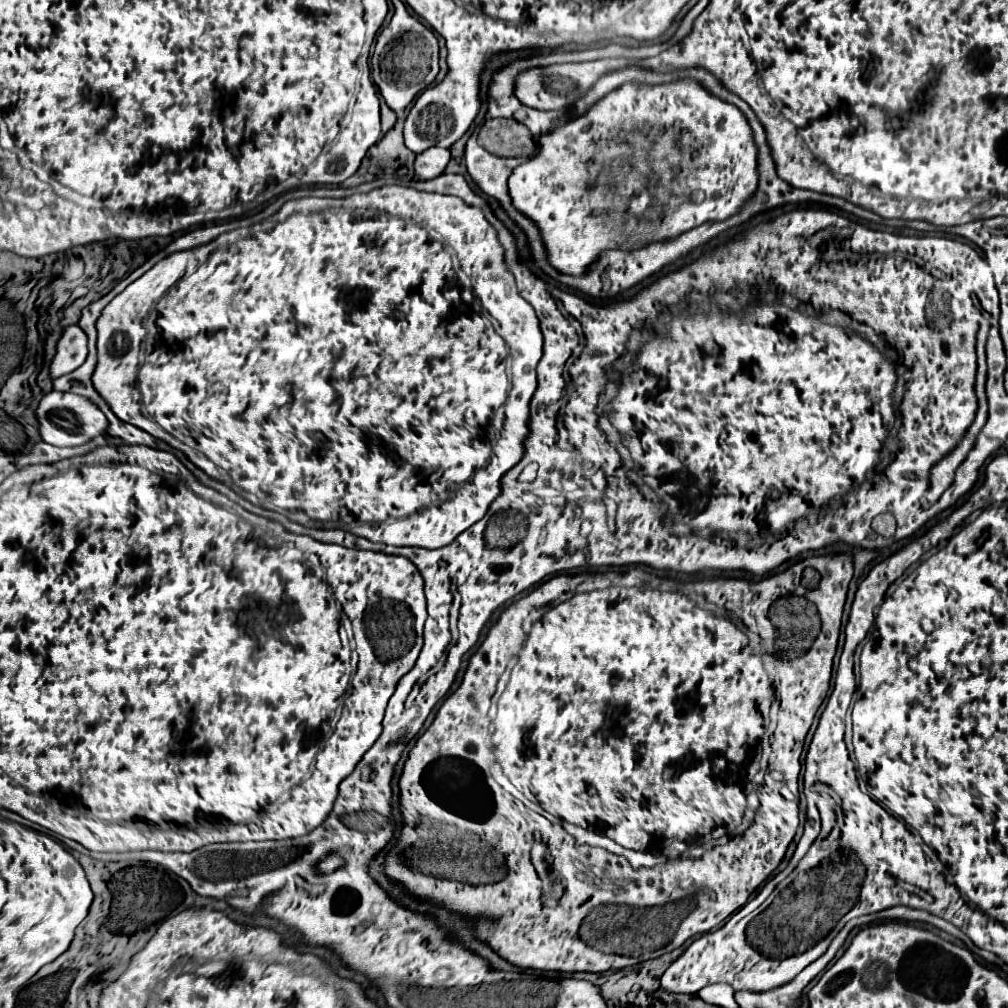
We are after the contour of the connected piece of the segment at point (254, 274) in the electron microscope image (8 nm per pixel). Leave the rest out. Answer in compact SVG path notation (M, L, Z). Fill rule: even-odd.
M386 185L386 187L380 187L380 189L374 189L374 191L370 191L370 193L356 193L356 195L350 195L350 197L346 197L346 199L316 199L316 197L308 197L308 199L294 199L294 201L288 201L288 203L284 203L284 205L282 205L282 209L280 209L280 211L278 211L278 213L274 213L274 215L272 215L272 217L268 217L268 219L264 219L264 221L260 221L260 223L256 223L256 225L252 225L252 227L244 227L244 228L238 228L238 229L235 229L235 230L232 230L232 231L229 231L229 232L226 232L226 233L223 233L223 234L222 234L222 235L220 235L220 236L218 236L218 237L217 237L217 238L216 238L216 239L214 239L214 240L213 240L213 241L212 241L212 242L210 242L210 243L208 243L208 244L206 244L206 245L202 245L202 246L199 246L199 247L196 247L196 248L193 248L193 249L188 249L188 251L182 251L182 253L172 253L172 255L168 255L168 257L164 257L164 259L162 259L162 261L158 261L158 263L156 263L156 265L154 265L154 267L152 267L152 269L148 269L148 271L146 271L146 273L144 273L144 275L142 275L142 277L140 277L140 279L136 279L136 281L134 281L134 283L130 283L130 285L128 285L128 287L126 287L126 289L124 289L124 291L122 291L122 293L120 293L120 295L116 295L116 297L114 297L114 299L112 299L112 301L110 301L110 303L108 303L108 305L106 305L106 309L104 309L104 311L102 311L102 315L100 315L100 319L98 319L98 359L100 359L100 361L98 361L98 367L96 367L96 371L94 371L94 385L96 385L96 387L98 387L98 391L100 391L100 395L102 395L102 397L104 397L104 399L106 399L106 401L108 401L108 403L110 403L110 407L112 407L112 411L114 411L114 413L116 413L116 415L118 415L118 419L122 419L122 421L126 421L126 423L130 423L130 425L134 425L134 427L140 427L140 429L144 429L144 431L146 431L146 433L150 433L150 435L154 435L154 437L158 437L158 439L162 439L162 441L166 441L166 443L172 443L172 445L174 445L174 447L176 447L176 449L182 449L182 451L184 451L184 453L186 453L186 455L188 455L188 459L190 459L190 461L192 461L192 463L194 463L194 465L198 465L198 467L200 467L200 469L204 469L204 471L206 471L206 473L208 473L208 475L210 475L210 477L214 477L214 479L218 479L218 481L222 481L222 483L224 483L224 485L228 485L228 487L232 487L232 481L234 481L234 485L236 485L236 487L240 487L240 489L244 489L244 491L250 491L250 493L256 493L256 491L262 491L262 493L264 493L264 499L266 499L266 501L268 501L268 503L274 503L274 505L276 505L276 507L282 507L282 509L284 509L284 511L288 511L288 513L286 513L286 515L288 515L288 517L290 517L290 519L292 519L292 521L298 521L298 523L302 523L302 525L308 525L308 527L312 527L312 525L318 525L318 527L321 527L321 524L318 524L318 523L322 523L322 525L328 525L328 523L334 523L334 525L338 525L338 527L340 527L340 529L344 529L344 531L350 531L350 533L354 533L354 535L360 535L360 537L366 537L366 539L370 539L370 541L374 541L374 543L386 543L386 545L400 545L400 547L404 547L404 545L410 545L410 547L424 547L424 549L440 549L440 547L444 547L444 545L448 545L448 543L452 543L452 541L454 541L454 539L456 539L456 537L458 537L458 535L460 535L460 533L462 533L462 531L466 531L466 529L468 529L468 527L470 527L470 525L474 525L474 523L476 523L476 521L480 521L480 519L482 519L482 517L484 517L484 515L486 515L486 511L488 511L488 507L490 507L490 503L492 503L492 501L494 501L494 499L496 499L496 495L498 495L498 493L500 493L500 477L502 477L502 475L504 475L504 473L506 473L506 471L508 471L508 469L510 469L510 467L514 467L514 465L516 465L516 463L518 463L518 461L520 461L520 459L522 459L522 441L524 441L524 439L526 439L526 435L528 435L528 421L529 421L529 415L530 415L530 413L529 413L529 403L530 403L530 399L532 399L532 395L534 395L534 391L536 391L536 387L538 387L538 381L536 381L536 365L538 365L538 361L540 361L540 357L542 357L542 355L543 355L543 335L542 335L542 333L541 333L541 330L540 330L540 325L538 325L538 317L536 317L536 313L534 313L534 309L532 309L532 305L530 305L530 303L528 303L528 301L526 301L526 299L524 299L524 297L522 297L522 295L520 295L520 293L518 293L518 287L516 287L516 279L514 279L514 275L512 275L512 273L510 273L510 269L508 269L508 265L506 265L506 261L504 261L504 249L502 249L502 247L500 247L500 241L498 241L498 235L496 235L496 229L494 229L494 227L492 227L492 225L490 225L490 223L488 223L488 221L486 221L486 217L484 217L484 213L482 213L482 209L480 209L480 207L472 207L472 205L466 205L466 203L464 203L464 201L462 201L462 199L460 199L460 197L452 197L452 195L440 195L440 193L422 193L422 191L416 191L416 189L412 189L412 187L402 187L402 185ZM326 201L332 201L332 203L334 203L334 205L332 205L332 209L328 209L328 211L322 211L322 213L318 213L318 209L316 209L316 205L320 205L320 207L322 207L322 203L326 203ZM148 311L150 311L150 313L154 313L154 319L152 319L152 321L148 321L148 319L146 319L146 315L148 315ZM144 323L148 323L148 325L150 325L150 327L152 327L152 325L154 325L154 327L152 327L152 329L154 329L154 333L152 333L152 331L148 331L148 339L146 339L146 327L144 327ZM508 351L510 351L510 359L512 359L512 387L510 387L510 377L508 377L508 363L506 363L506 361L508 361Z

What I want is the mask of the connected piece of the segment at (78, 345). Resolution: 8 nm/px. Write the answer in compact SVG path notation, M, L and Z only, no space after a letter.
M70 325L64 329L58 341L58 353L50 365L50 375L60 377L78 369L88 355L88 335L80 325Z

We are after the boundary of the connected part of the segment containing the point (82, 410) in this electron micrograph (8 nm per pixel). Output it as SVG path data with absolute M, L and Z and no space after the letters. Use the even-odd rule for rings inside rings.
M52 391L48 393L36 411L36 417L40 421L40 435L46 443L56 445L56 447L76 447L84 445L90 439L104 435L108 429L108 419L100 411L96 403L92 403L88 397L76 395L76 393L60 393Z

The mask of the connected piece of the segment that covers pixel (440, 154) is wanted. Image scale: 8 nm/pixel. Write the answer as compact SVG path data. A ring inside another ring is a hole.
M430 147L424 153L416 155L414 159L414 171L420 181L436 179L444 173L444 169L450 161L450 150L440 147Z

